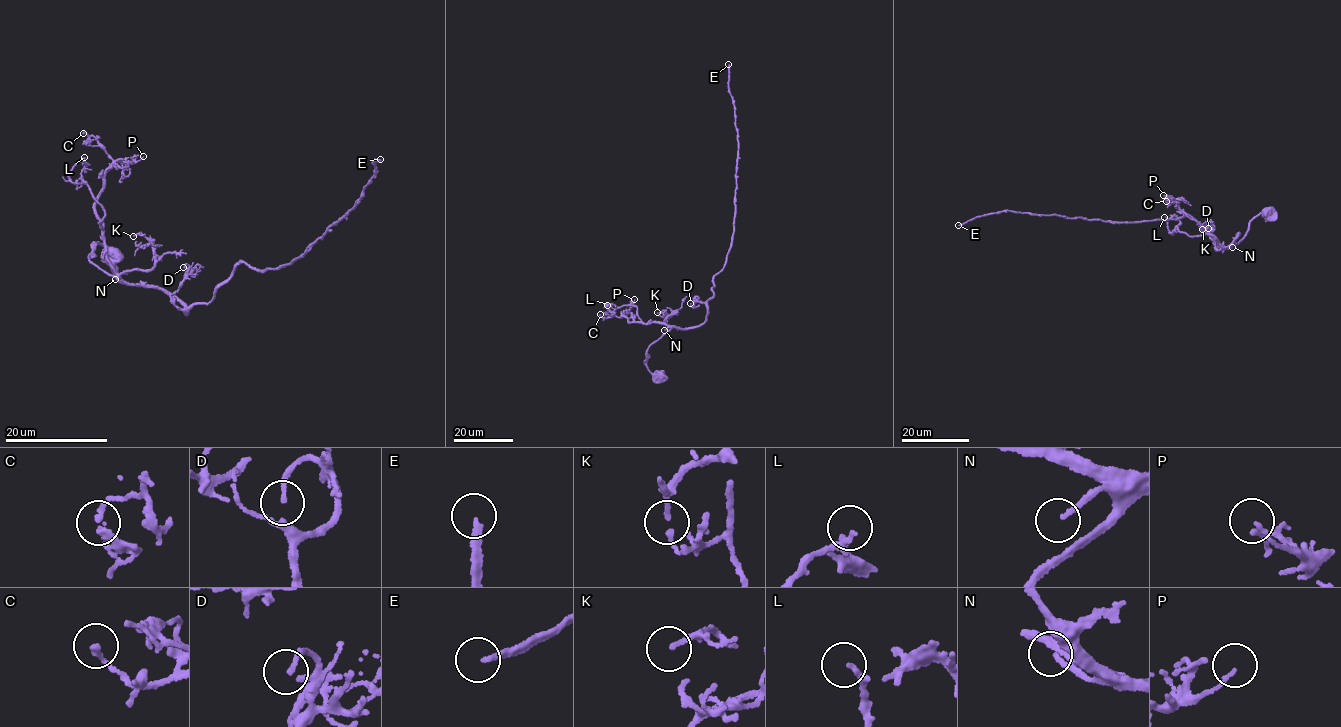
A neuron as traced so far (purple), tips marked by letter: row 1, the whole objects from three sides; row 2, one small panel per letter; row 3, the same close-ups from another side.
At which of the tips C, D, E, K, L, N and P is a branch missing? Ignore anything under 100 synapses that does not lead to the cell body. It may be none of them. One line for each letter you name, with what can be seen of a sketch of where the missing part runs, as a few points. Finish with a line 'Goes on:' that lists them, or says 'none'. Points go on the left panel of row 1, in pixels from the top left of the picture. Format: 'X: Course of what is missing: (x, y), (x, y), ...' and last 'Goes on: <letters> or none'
Goes on: E

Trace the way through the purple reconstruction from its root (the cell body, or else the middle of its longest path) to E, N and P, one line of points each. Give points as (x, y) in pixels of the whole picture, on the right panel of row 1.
E: (1267, 212), (1226, 247), (1185, 216), (1120, 223), (1005, 209), (958, 225)
N: (1267, 212), (1250, 221), (1243, 240), (1232, 247)
P: (1267, 212), (1250, 221), (1243, 240), (1226, 249), (1217, 244), (1212, 235), (1178, 208), (1173, 198), (1163, 195)

